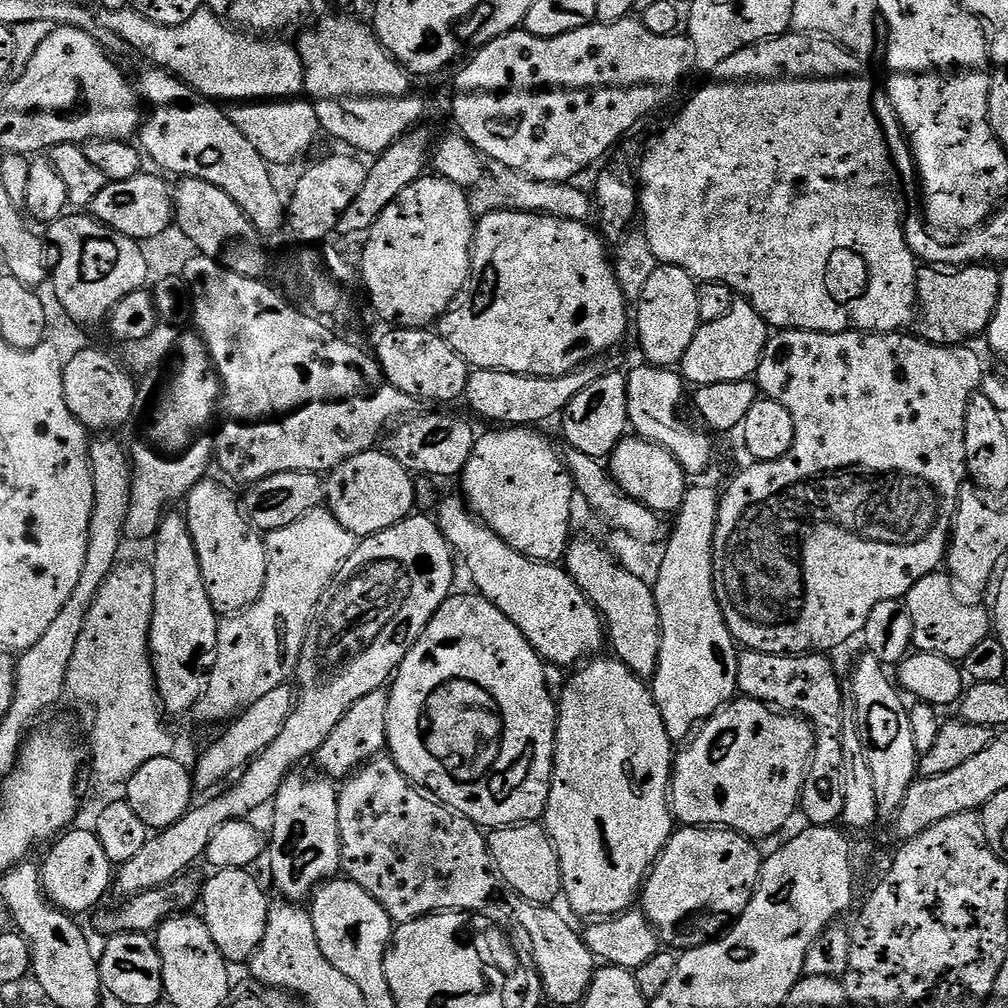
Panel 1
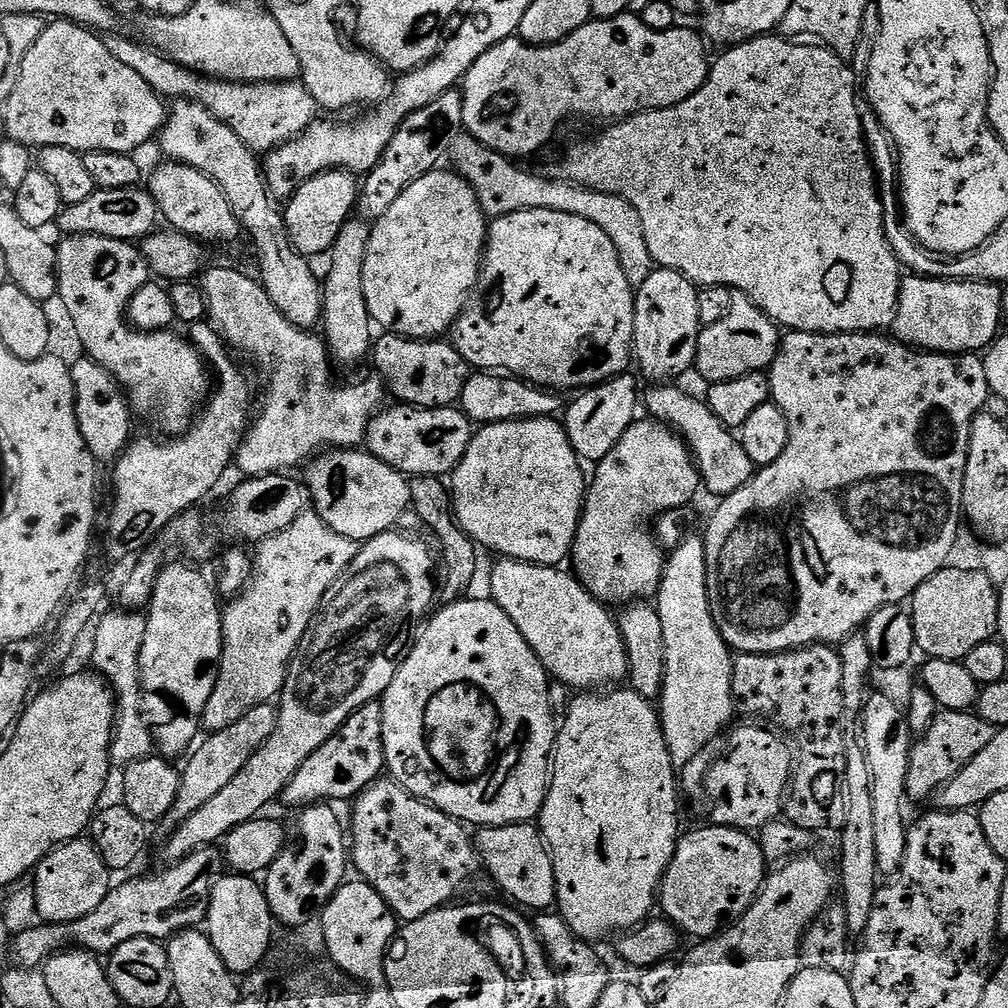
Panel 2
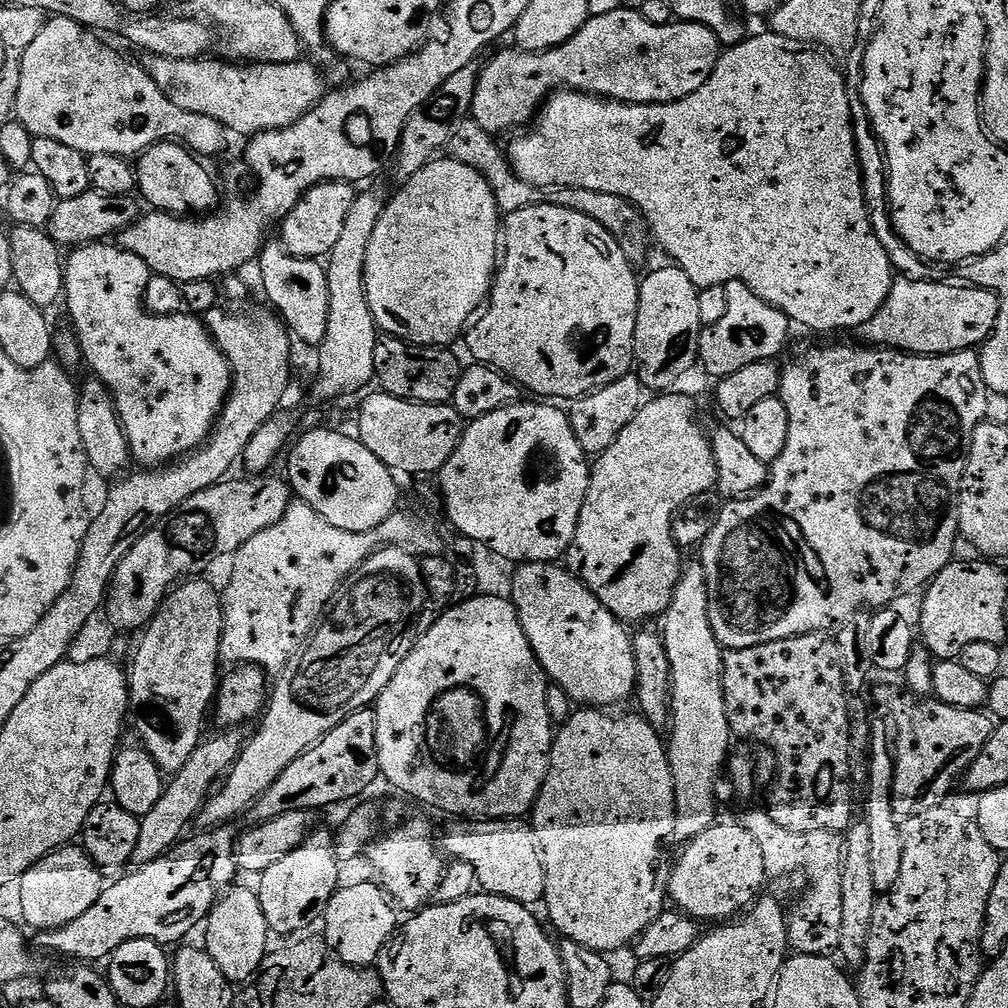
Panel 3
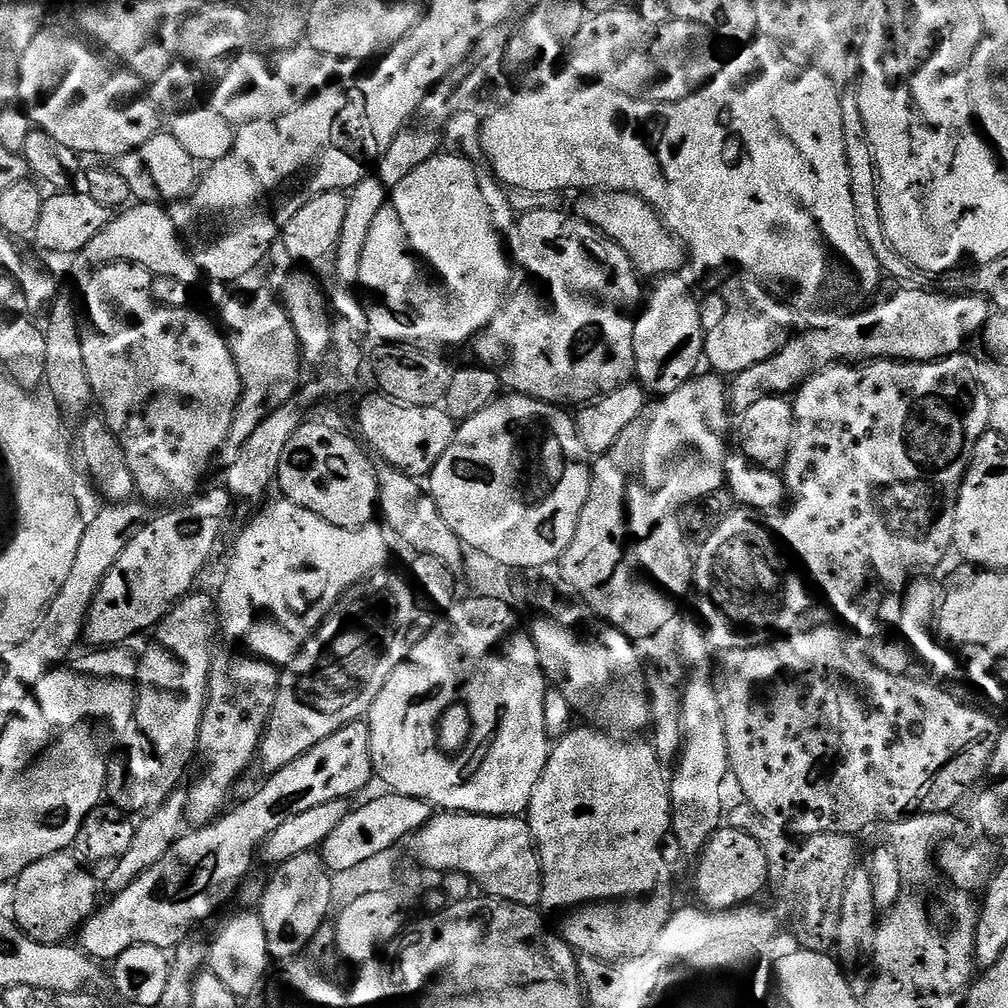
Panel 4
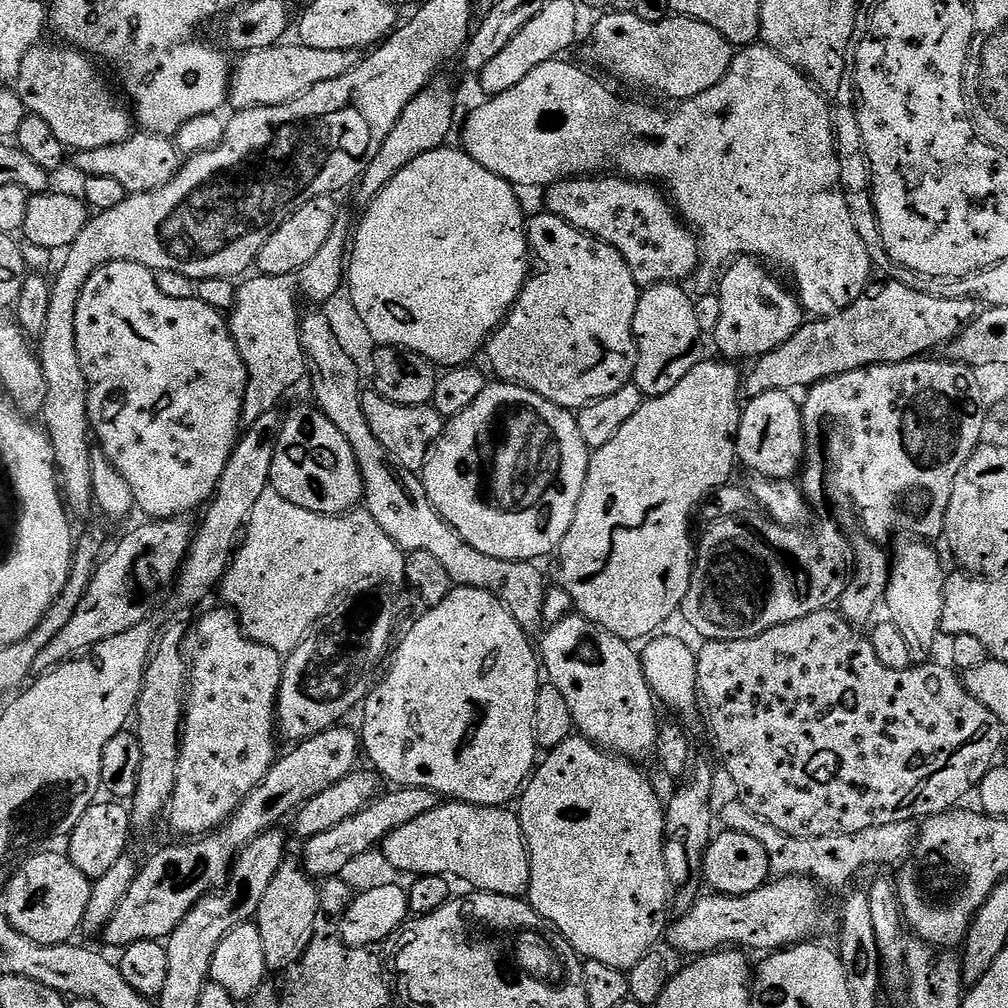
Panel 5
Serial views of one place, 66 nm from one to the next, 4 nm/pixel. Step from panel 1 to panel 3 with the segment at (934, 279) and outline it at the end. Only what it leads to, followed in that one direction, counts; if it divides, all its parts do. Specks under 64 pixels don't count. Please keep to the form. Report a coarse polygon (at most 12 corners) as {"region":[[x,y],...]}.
{"region":[[897,277],[858,329],[873,347],[942,356],[979,347],[1002,301]]}

